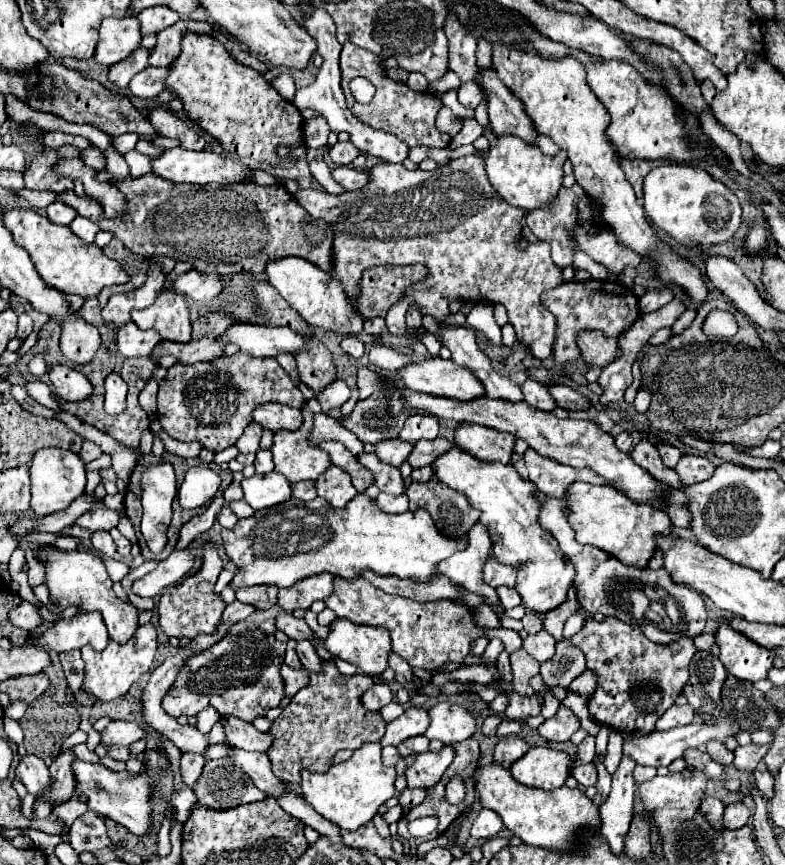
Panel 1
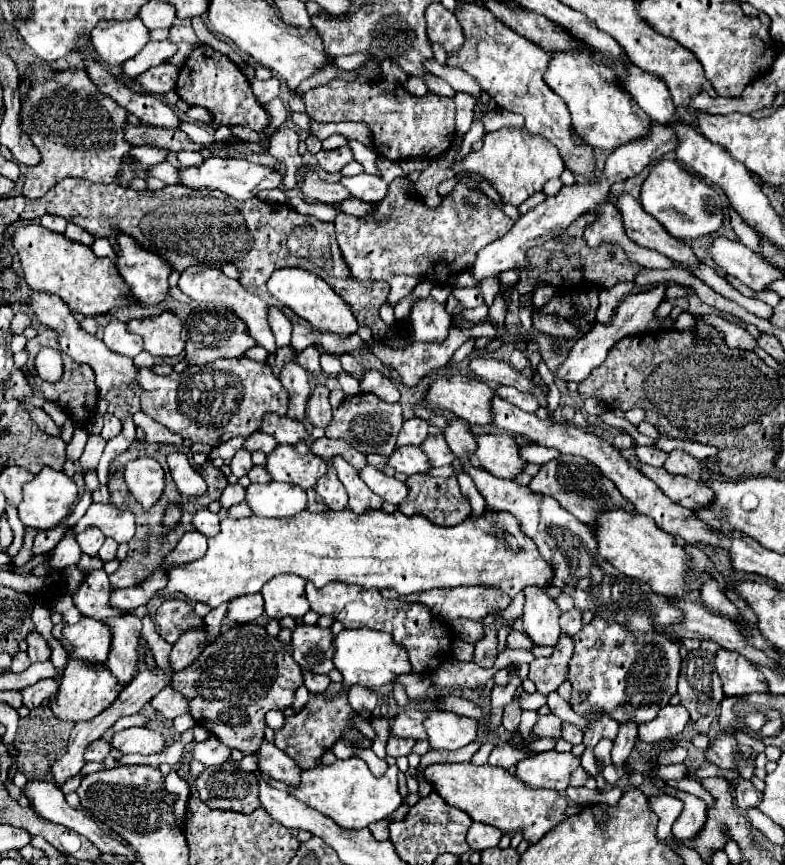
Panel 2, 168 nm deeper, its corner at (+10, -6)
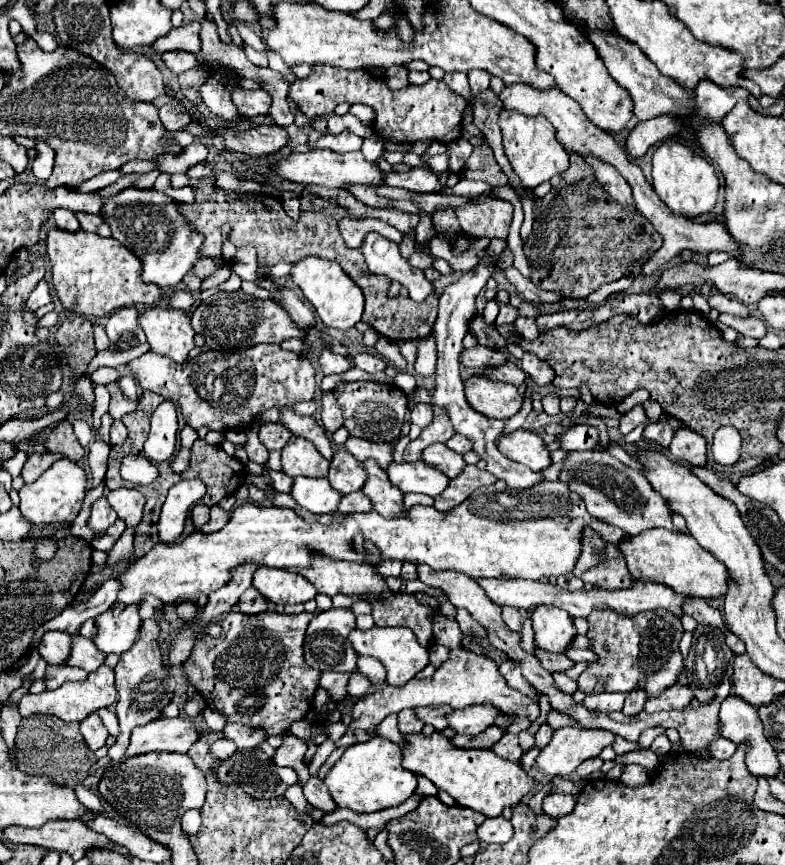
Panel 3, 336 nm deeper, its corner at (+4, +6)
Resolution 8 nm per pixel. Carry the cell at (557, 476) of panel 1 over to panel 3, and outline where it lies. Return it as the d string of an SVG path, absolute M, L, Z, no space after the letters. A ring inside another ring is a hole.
M572 451L564 463L566 463L566 471L562 471L560 479L566 481L572 491L584 497L586 509L592 517L624 529L630 537L654 527L678 531L672 525L672 513L666 501L648 485L646 477L640 471L634 471L616 457L612 457L610 453Z

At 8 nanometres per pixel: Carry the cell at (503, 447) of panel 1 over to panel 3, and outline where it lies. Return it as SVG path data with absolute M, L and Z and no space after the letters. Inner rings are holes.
M518 429L506 437L500 439L498 443L500 453L504 453L510 461L522 463L526 467L530 467L532 471L542 471L546 467L550 467L550 451L546 449L546 443L540 435L532 433L532 431L524 431Z

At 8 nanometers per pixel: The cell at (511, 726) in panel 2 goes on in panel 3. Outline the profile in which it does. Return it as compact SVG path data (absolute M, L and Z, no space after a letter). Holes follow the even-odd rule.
M454 647L450 649L448 659L436 669L436 673L428 679L412 679L408 681L408 685L404 685L402 689L384 685L364 697L360 697L350 715L352 721L346 727L342 721L328 725L328 737L332 741L338 741L348 729L372 729L378 727L388 715L392 713L400 713L402 709L416 709L422 705L450 705L452 709L462 709L474 703L490 703L496 709L500 709L504 715L516 715L516 717L528 717L530 721L536 721L540 715L540 707L538 701L526 697L524 693L508 687L508 683L504 681L504 677L498 671L498 665L486 657L486 655L474 655L468 653L466 649Z

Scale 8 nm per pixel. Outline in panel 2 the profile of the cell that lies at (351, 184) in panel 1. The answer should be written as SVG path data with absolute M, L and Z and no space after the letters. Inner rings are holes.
M360 173L354 177L342 177L340 183L348 189L350 195L368 201L368 203L378 203L382 201L382 197L386 197L386 181L382 181L376 175L368 175L368 173Z

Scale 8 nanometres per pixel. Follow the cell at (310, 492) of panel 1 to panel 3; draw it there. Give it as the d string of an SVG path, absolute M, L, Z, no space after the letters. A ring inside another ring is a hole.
M354 491L354 493L342 497L338 511L344 513L344 515L348 515L348 513L366 513L366 511L372 511L372 501L362 491Z

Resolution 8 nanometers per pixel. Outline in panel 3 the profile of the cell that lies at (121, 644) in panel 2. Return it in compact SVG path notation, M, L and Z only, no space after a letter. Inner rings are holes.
M144 621L142 629L140 629L140 641L136 641L136 645L132 645L132 649L128 649L122 655L122 661L114 667L116 689L118 689L116 715L118 715L118 723L120 723L120 733L116 737L116 743L108 749L108 757L112 761L118 761L124 755L124 751L128 749L128 739L130 739L132 729L160 719L164 705L168 705L174 697L176 681L172 677L172 685L168 683L170 669L166 669L166 661L164 661L160 649L156 647L158 631L160 631L160 627L154 621Z

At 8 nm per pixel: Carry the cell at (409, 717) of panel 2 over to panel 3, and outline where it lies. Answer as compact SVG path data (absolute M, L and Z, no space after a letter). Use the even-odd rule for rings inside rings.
M432 705L424 709L416 709L416 715L420 715L420 721L434 725L436 731L444 731L448 727L448 721L446 721L448 713L452 713L452 707L448 705Z

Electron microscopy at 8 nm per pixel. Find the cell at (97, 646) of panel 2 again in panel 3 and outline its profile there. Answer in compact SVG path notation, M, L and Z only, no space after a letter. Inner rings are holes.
M128 605L120 617L112 617L110 611L98 617L98 637L94 639L96 647L104 653L124 653L138 641L138 631L142 619L138 615L138 605Z

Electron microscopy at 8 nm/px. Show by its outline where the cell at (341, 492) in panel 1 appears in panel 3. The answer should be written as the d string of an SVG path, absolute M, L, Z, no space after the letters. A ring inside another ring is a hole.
M340 449L334 453L334 459L330 463L330 473L328 479L332 481L332 487L338 489L340 493L352 493L364 487L368 475L360 461L346 449Z

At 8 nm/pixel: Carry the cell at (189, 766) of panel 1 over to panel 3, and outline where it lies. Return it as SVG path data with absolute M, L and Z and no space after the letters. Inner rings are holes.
M218 739L212 743L212 755L216 755L218 759L228 759L228 755L236 753L236 745L232 745L232 741L228 739Z

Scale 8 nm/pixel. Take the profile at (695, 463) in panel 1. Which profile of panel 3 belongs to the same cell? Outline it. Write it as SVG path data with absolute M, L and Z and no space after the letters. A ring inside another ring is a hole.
M680 427L674 433L674 439L668 449L678 461L684 461L694 467L706 467L706 439L688 427Z

